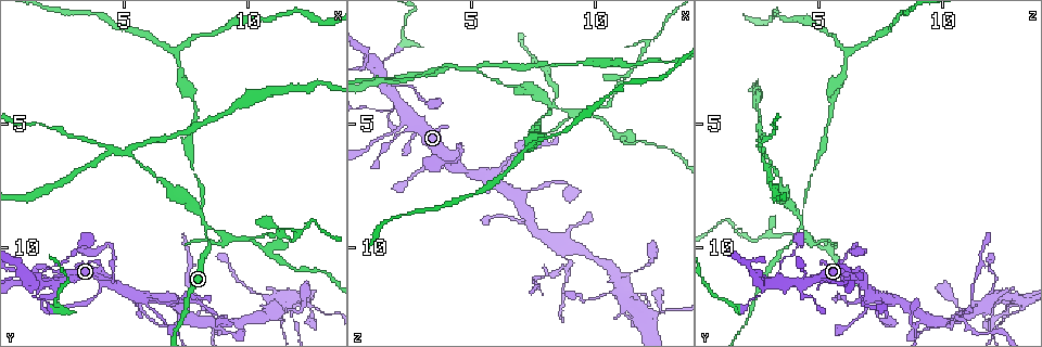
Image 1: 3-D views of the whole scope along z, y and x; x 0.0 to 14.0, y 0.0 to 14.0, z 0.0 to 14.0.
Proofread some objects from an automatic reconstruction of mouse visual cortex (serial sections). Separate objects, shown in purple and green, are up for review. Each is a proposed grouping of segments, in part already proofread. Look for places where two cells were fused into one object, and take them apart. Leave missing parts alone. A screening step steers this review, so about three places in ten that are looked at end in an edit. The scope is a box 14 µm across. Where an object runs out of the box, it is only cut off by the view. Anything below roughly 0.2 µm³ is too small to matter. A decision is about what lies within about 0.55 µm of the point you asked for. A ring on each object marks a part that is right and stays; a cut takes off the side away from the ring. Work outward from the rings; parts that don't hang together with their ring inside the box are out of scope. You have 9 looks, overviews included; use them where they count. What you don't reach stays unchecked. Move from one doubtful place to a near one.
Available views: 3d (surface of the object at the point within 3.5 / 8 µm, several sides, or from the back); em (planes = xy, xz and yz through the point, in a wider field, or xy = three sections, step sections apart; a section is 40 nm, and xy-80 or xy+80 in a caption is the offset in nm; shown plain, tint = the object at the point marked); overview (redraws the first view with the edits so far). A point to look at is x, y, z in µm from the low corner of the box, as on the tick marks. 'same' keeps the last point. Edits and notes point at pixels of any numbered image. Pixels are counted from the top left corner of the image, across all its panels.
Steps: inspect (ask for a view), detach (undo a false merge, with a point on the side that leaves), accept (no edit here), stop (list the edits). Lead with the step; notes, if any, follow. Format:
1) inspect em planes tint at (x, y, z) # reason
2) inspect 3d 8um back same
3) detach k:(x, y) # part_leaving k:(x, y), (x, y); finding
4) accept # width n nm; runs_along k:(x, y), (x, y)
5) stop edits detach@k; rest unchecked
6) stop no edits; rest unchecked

inspect 3d 3.5um at (2.0, 11.4, 5.3) # sudden change in width

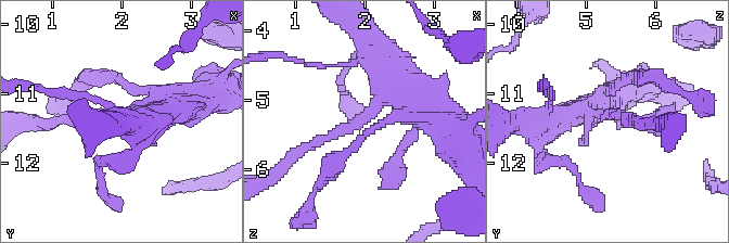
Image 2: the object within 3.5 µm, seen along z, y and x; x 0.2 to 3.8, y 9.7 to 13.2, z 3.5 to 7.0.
inspect em planes tint at (1.95, 11.30, 5.30)

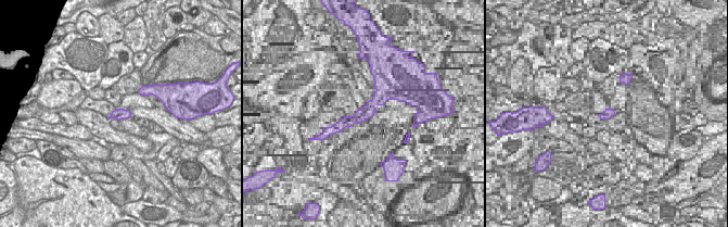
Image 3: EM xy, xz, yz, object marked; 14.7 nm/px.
accept # runs_along 2:(417, 99), (383, 96), (297, 152); one cell here

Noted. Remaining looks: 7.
inspect 3d 8um at (8.1, 7.2, 4.7) # thin neck

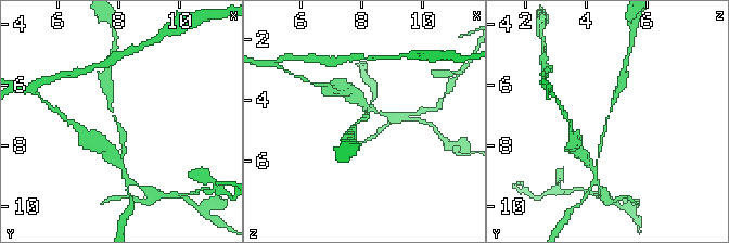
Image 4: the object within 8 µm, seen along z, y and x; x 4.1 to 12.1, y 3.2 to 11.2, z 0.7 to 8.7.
inspect em planes tint at (8.1, 7.2, 4.7) # arm_widths 100, 150 nm

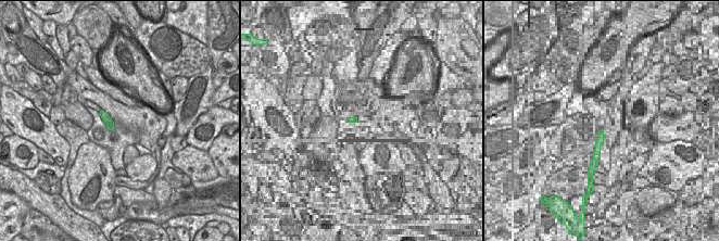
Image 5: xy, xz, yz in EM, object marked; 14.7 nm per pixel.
accept # runs_along 4:(600, 151), (605, 120), (616, 96); all the same cell

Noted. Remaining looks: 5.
inspect 3d 3.5um at (7.1, 2.2, 6.2) # a fork

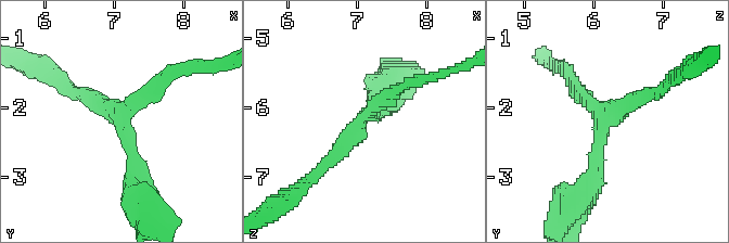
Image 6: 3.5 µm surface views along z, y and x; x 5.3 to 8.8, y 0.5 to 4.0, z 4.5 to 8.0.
inspect em planes tint at (7.15, 2.25, 6.10) # arms 3; arm_widths 200, 200, 250 nm

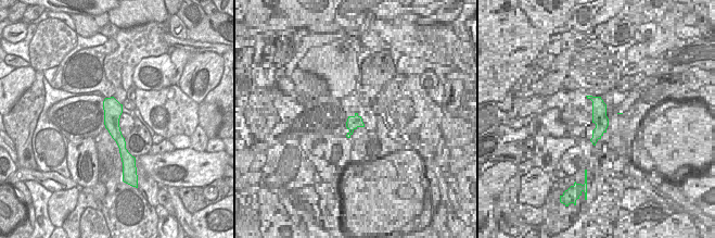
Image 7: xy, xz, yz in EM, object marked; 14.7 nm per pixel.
inspect em xy step 3 tint same

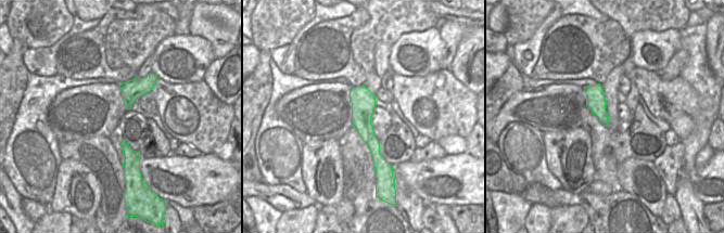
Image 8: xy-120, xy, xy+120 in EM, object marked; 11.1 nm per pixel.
accept # runs_along 6:(133, 190), (123, 124), (166, 73); one cell here

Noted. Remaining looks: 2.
inspect 3d 3.5um at (12.0, 12.0, 12.9) # four-way junction

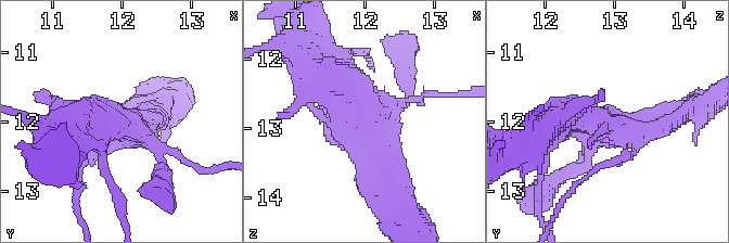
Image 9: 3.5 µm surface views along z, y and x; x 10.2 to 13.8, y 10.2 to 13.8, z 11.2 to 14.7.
inspect em xy step 5 tint at (12.00, 12.05, 12.95) # need the tissue

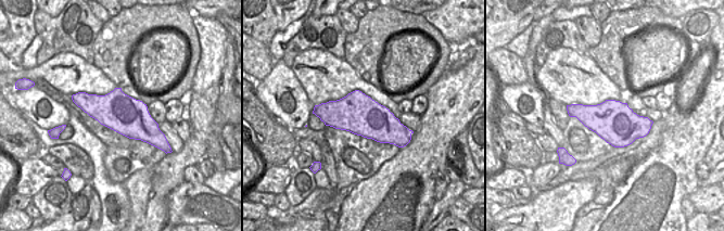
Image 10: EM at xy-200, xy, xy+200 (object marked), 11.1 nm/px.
accept # runs_along 9:(316, 68), (356, 99), (389, 182); one cell here

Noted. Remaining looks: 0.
stop no edits; rest unchecked

